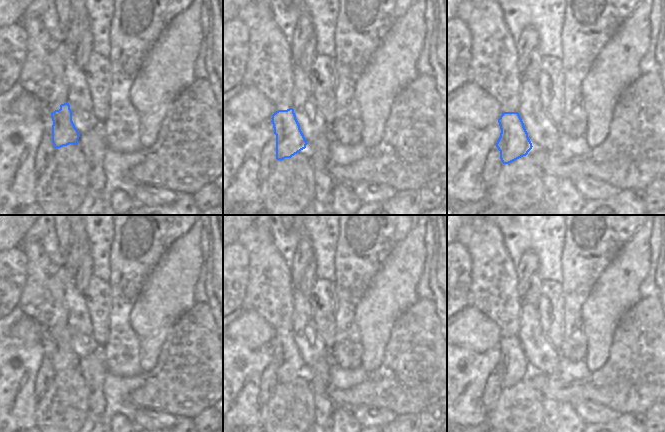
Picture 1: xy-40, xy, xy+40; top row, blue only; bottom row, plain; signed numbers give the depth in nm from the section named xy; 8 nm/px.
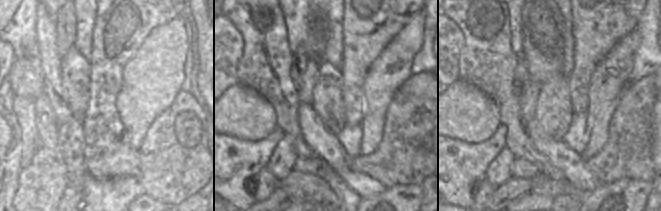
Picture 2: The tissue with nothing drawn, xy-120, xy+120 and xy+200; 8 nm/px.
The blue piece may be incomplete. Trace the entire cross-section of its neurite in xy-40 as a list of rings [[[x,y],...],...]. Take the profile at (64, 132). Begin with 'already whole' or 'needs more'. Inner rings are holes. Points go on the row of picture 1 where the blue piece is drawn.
already whole; [[[68,102],[61,104],[59,110],[51,113],[52,125],[52,143],[54,149],[67,146],[69,144],[78,144],[80,133],[72,121],[72,111]]]

